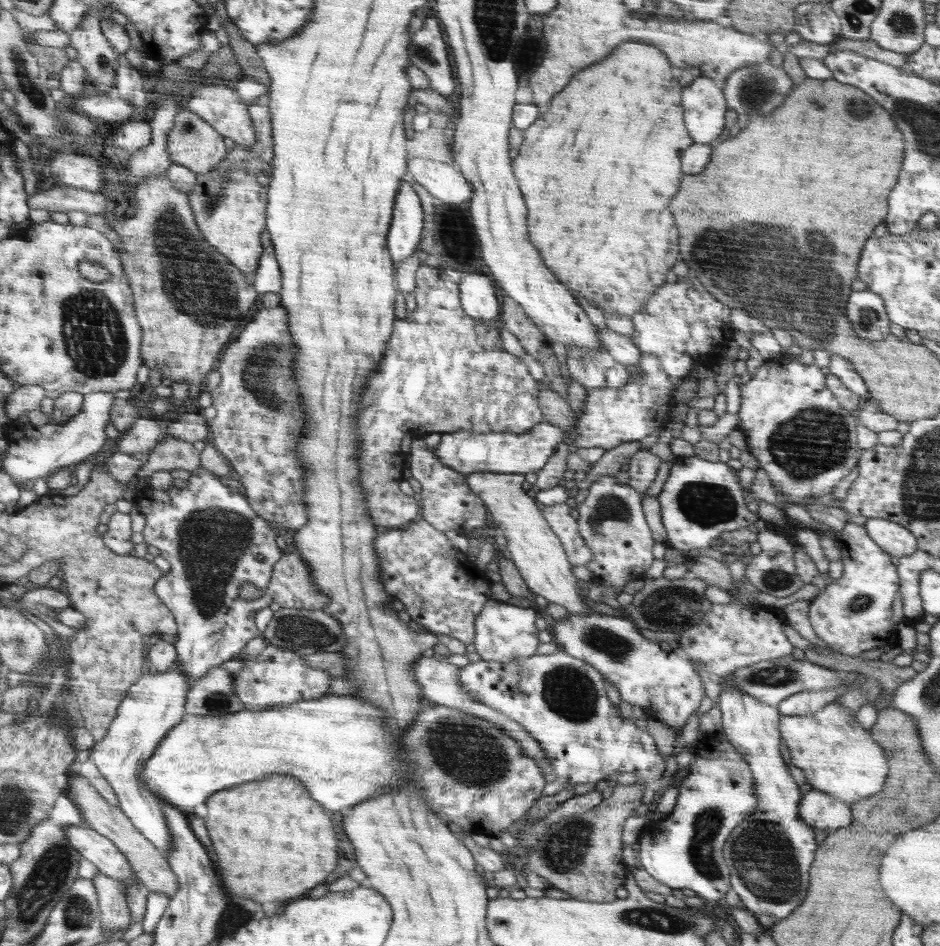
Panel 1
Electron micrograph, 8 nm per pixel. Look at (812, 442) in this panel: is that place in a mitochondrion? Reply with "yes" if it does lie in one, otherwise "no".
yes

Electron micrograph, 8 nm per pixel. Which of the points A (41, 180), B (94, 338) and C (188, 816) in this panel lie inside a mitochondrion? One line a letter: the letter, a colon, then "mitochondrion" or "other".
A: other
B: mitochondrion
C: other

